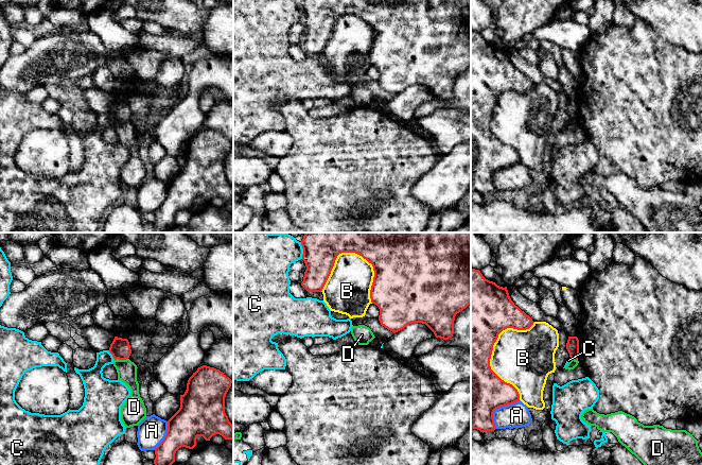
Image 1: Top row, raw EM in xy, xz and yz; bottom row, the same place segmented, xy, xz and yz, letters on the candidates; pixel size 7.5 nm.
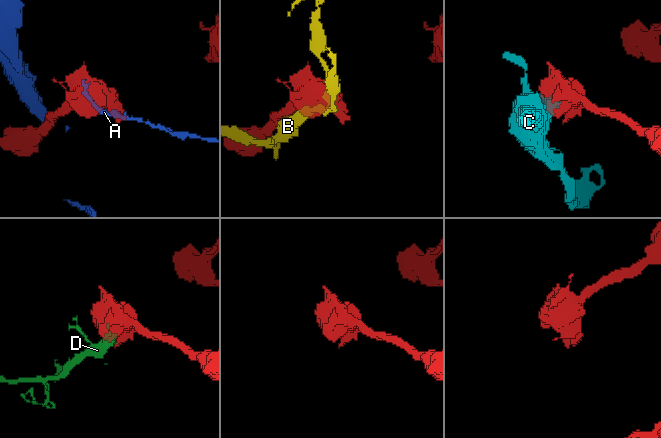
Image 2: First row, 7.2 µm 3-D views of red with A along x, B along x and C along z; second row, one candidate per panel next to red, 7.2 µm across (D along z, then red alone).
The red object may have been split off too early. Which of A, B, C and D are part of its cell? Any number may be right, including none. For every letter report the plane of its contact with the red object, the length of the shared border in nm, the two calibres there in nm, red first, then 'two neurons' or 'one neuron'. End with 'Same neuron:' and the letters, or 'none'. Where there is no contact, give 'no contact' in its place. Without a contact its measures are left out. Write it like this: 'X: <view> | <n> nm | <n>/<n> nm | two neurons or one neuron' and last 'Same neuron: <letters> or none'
A: yz | 280 nm | 460/190 nm | two neurons
B: xz | 460 nm | 260/320 nm | two neurons
C: xz | 130 nm | 260/300 nm | two neurons
D: xy | 110 nm | 160/150 nm | two neurons
Same neuron: none

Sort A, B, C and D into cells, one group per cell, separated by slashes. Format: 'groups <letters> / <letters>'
groups A / B D / C

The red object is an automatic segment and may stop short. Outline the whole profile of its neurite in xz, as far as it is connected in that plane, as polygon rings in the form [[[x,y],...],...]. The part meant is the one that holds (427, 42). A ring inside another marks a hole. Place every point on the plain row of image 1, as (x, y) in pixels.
[[[303,0],[302,22],[305,25],[301,48],[308,54],[321,54],[341,15],[355,15],[372,27],[371,65],[380,71],[379,83],[393,96],[411,85],[425,86],[436,100],[453,99],[457,75],[471,66],[471,0]]]

